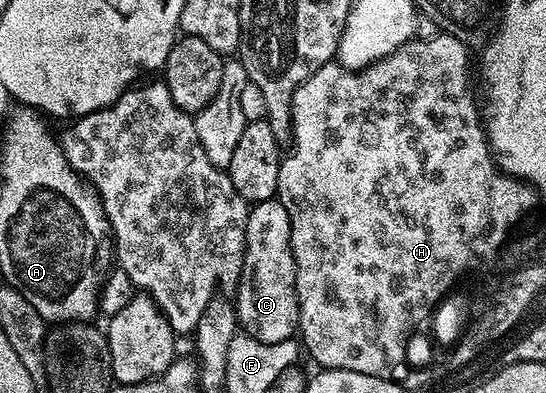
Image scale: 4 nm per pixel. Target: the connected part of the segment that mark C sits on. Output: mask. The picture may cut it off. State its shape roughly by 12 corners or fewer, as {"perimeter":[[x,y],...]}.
{"perimeter":[[277,199],[250,206],[233,297],[261,343],[299,328],[291,220]]}

